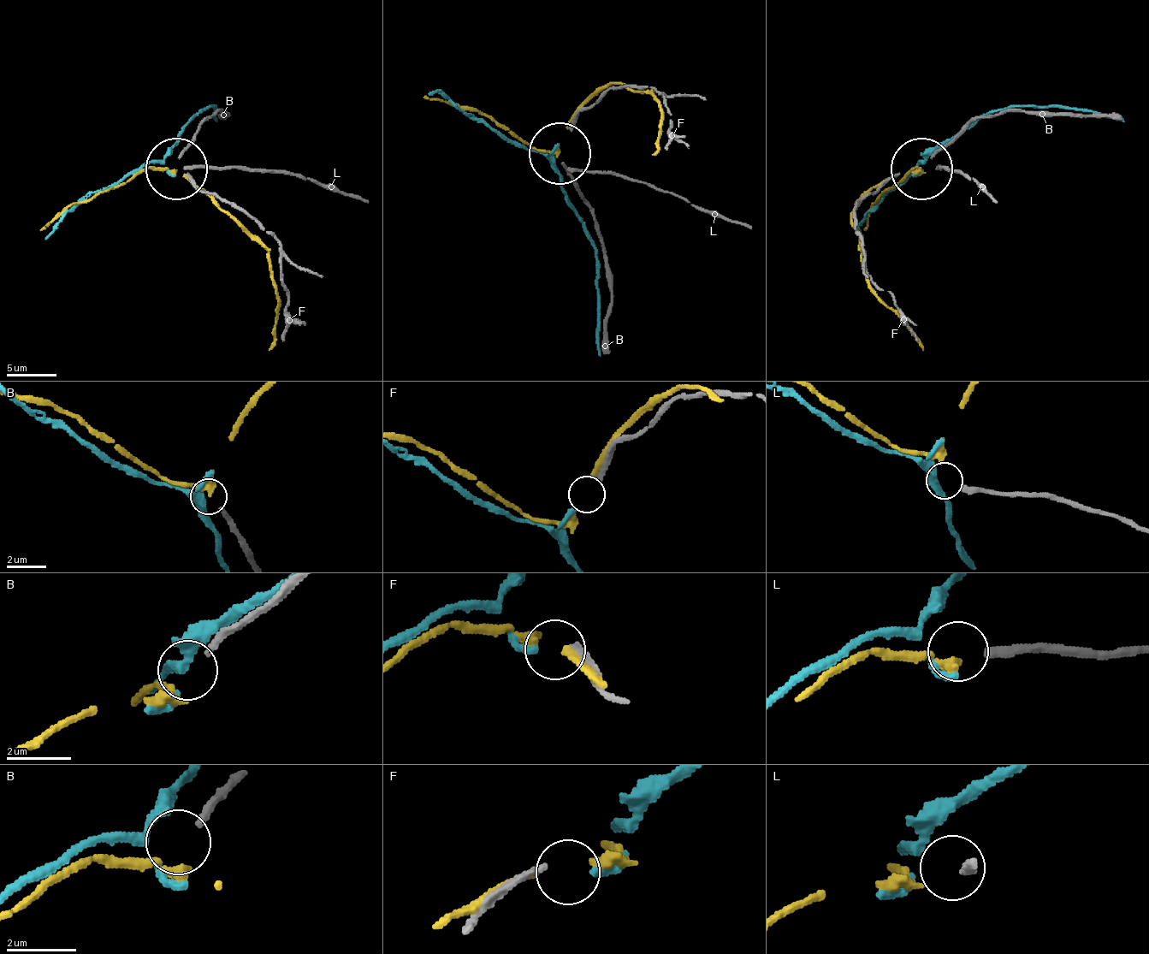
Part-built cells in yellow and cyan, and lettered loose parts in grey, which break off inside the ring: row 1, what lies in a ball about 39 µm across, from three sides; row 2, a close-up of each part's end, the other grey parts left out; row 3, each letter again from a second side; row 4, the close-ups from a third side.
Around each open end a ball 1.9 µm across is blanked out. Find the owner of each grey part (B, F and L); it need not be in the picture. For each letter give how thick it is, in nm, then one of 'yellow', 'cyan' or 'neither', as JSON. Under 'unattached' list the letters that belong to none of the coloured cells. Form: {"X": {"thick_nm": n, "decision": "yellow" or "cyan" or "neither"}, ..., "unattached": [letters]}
{"B": {"thick_nm": 240, "decision": "yellow"}, "F": {"thick_nm": 220, "decision": "cyan"}, "L": {"thick_nm": 320, "decision": "neither"}, "unattached": ["L"]}

